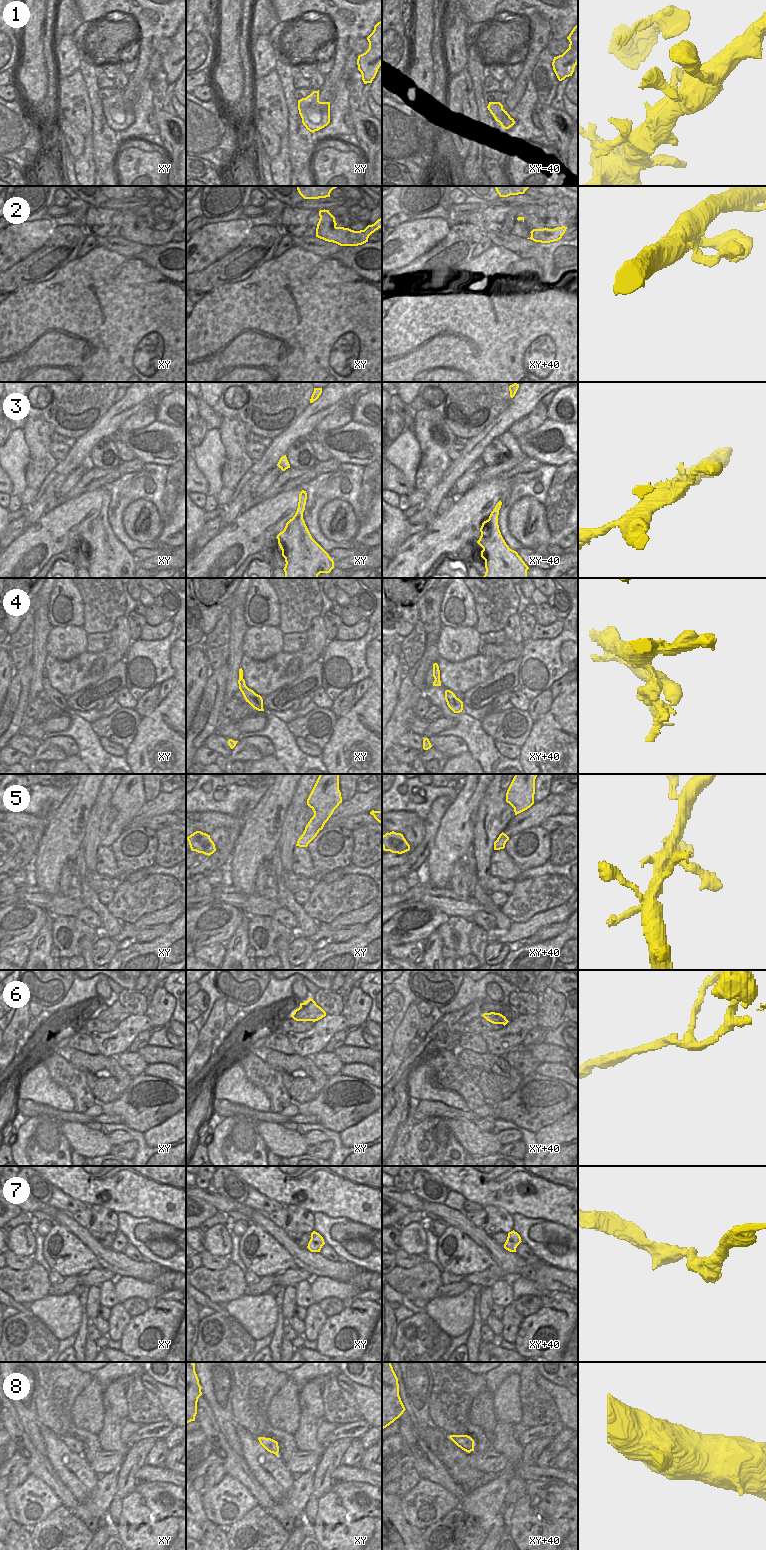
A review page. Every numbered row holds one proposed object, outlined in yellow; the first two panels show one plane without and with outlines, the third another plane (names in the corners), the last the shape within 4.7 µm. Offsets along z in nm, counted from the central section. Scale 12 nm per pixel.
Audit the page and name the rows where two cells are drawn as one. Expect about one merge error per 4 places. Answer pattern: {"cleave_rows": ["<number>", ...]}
{"cleave_rows": ["4"]}

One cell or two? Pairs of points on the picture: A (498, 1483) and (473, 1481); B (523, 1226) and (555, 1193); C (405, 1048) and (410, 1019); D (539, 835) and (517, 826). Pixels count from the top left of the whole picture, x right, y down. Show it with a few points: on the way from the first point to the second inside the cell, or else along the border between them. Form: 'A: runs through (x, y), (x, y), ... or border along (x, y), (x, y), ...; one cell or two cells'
A: border along (482, 1485), (465, 1493); two cells
B: border along (512, 1214), (519, 1213), (545, 1220); two cells
C: runs through (405, 1041), (405, 1035), (409, 1026); one cell
D: border along (539, 825), (526, 828), (509, 838); two cells

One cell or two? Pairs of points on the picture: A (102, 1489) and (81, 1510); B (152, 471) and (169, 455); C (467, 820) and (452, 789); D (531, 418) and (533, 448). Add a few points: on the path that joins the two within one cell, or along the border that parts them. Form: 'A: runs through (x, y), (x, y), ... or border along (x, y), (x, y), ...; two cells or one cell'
A: runs through (99, 1495), (87, 1507); one cell
B: border along (145, 463), (163, 464), (166, 467); two cells
C: border along (461, 785), (457, 796), (453, 800); two cells
D: border along (547, 418), (536, 428), (516, 438); two cells

